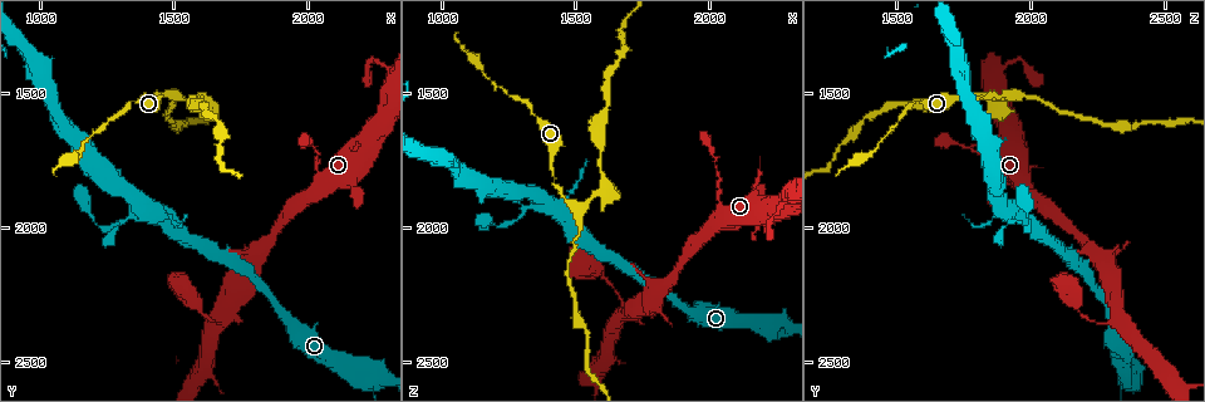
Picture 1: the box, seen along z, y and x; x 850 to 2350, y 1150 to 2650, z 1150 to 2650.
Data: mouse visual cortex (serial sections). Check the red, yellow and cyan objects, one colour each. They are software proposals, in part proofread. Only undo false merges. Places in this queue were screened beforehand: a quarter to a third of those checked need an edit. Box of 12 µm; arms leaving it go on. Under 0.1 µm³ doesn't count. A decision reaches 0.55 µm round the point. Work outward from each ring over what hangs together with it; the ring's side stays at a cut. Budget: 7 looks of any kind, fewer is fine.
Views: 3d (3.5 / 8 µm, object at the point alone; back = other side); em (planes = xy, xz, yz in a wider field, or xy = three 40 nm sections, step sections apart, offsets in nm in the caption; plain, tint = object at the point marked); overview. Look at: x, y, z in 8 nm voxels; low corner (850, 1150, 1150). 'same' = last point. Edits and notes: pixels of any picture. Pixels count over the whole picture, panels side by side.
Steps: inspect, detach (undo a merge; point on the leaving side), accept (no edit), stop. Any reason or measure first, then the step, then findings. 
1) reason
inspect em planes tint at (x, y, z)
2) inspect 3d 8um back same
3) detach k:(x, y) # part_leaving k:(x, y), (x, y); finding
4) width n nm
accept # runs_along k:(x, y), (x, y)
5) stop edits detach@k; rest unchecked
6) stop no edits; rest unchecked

thin neck
inspect 3d 8um at (1590, 1520, 1850)

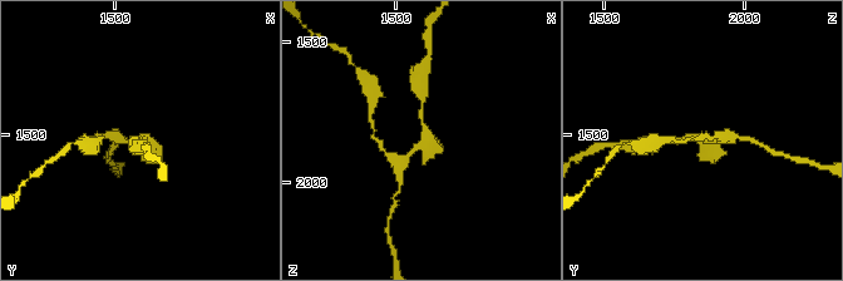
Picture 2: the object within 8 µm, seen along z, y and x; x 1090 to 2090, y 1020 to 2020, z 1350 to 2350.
now the EM
inspect em xy step 2 tint at (1580, 1520, 1860)

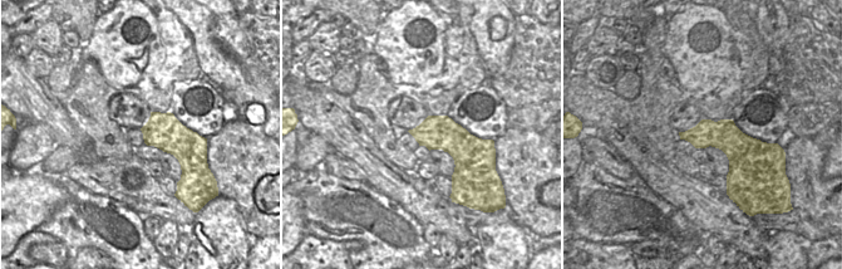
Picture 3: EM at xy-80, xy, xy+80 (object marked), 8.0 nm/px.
accept # continuous, no second cell

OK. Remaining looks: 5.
thin neck
inspect 3d 3.5um at (1290, 1980, 1960)

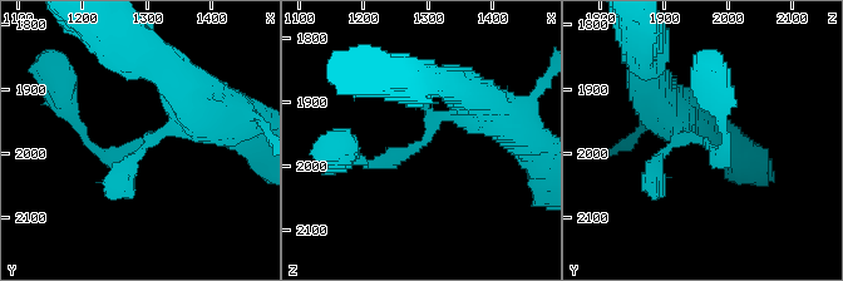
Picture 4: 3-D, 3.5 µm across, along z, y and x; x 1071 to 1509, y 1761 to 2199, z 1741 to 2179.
inspect em xy step 3 tint at (1285, 1985, 1970)

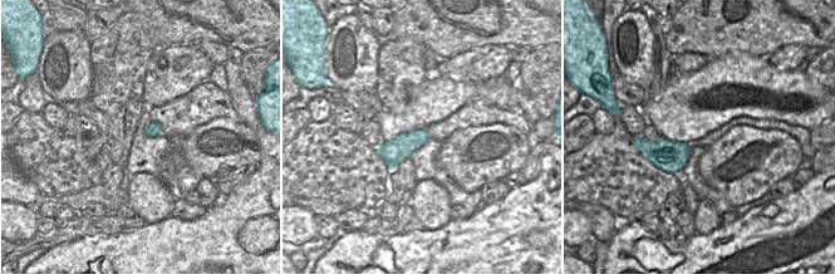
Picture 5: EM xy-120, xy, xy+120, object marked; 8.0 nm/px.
cut it another way
inspect em xy step 5 tint same

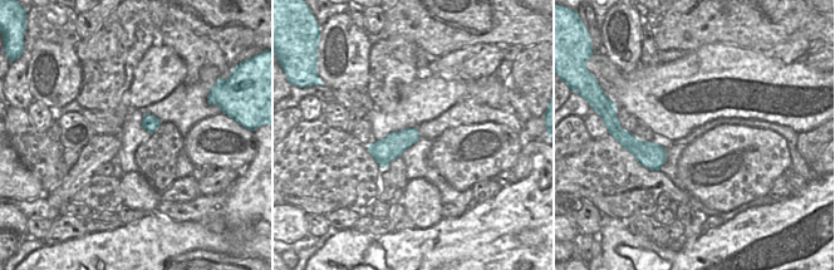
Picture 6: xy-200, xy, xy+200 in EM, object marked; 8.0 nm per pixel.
accept # runs_along 4:(202, 106), (122, 156), (98, 152), (75, 122); continuous, no second cell

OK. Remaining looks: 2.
abrupt turn
inspect 3d 3.5um at (1680, 2330, 2320)

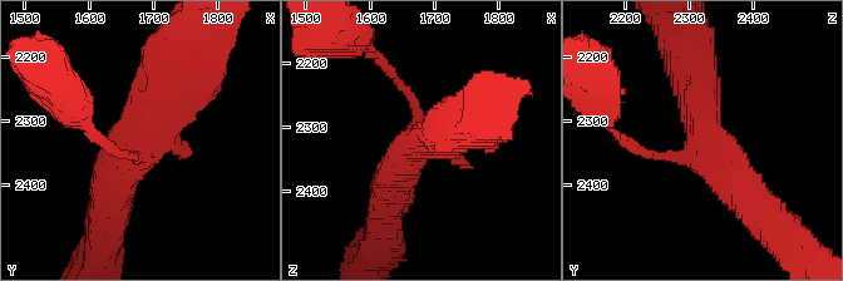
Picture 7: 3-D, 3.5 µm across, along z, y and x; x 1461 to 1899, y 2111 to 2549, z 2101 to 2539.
shape alone is not enough
inspect em xy step 1 tint at (1675, 2335, 2320)

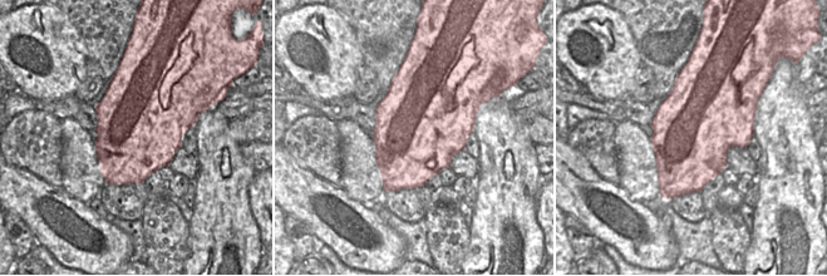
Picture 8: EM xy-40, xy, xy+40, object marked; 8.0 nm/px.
width 750 nm
accept # runs_along 7:(691, 67), (704, 139), (755, 201); one cell here

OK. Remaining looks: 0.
stop no edits; rest unchecked

